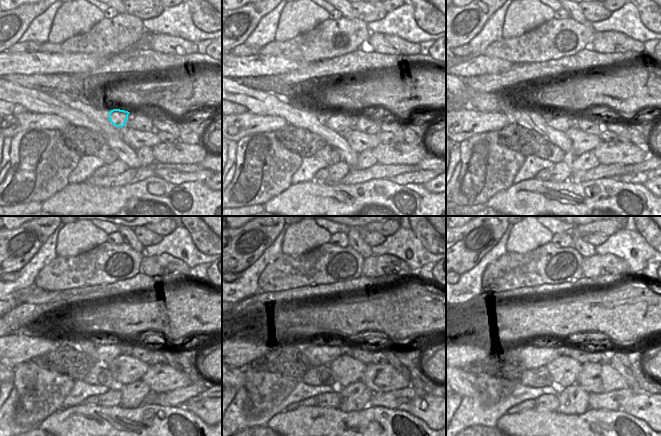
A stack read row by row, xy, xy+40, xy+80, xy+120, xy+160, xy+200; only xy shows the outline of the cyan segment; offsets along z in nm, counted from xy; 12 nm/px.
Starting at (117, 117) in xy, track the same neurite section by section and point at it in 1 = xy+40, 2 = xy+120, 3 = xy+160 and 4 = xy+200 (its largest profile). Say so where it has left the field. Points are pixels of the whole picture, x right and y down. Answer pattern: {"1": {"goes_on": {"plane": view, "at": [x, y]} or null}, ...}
{"1": {"goes_on": {"plane": "xy+40", "at": [338, 122]}}, "2": {"goes_on": {"plane": "xy+120", "at": [107, 353]}}, "3": {"goes_on": {"plane": "xy+160", "at": [318, 355]}}, "4": {"goes_on": {"plane": "xy+200", "at": [541, 356]}}}

